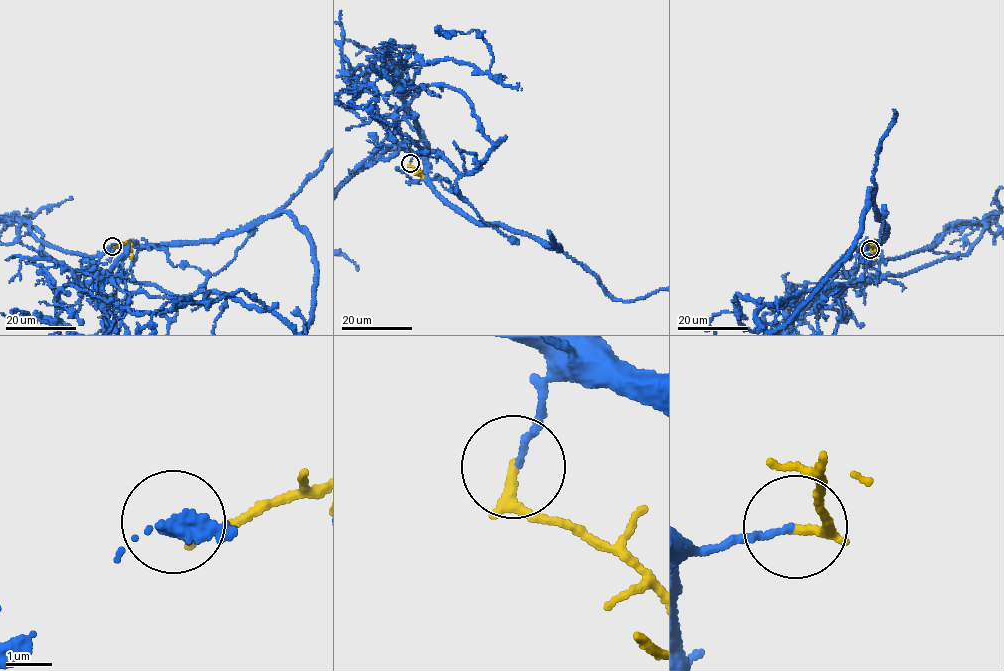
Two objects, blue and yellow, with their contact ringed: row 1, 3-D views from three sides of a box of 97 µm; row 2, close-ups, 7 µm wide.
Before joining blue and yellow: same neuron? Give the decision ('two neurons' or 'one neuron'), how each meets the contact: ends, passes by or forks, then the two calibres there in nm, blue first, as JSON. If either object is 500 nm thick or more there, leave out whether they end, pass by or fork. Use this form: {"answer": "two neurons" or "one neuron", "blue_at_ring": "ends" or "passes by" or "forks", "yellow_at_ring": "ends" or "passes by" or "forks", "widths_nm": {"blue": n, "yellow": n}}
{"answer": "two neurons", "blue_at_ring": "ends", "yellow_at_ring": "ends", "widths_nm": {"blue": 120, "yellow": 200}}

